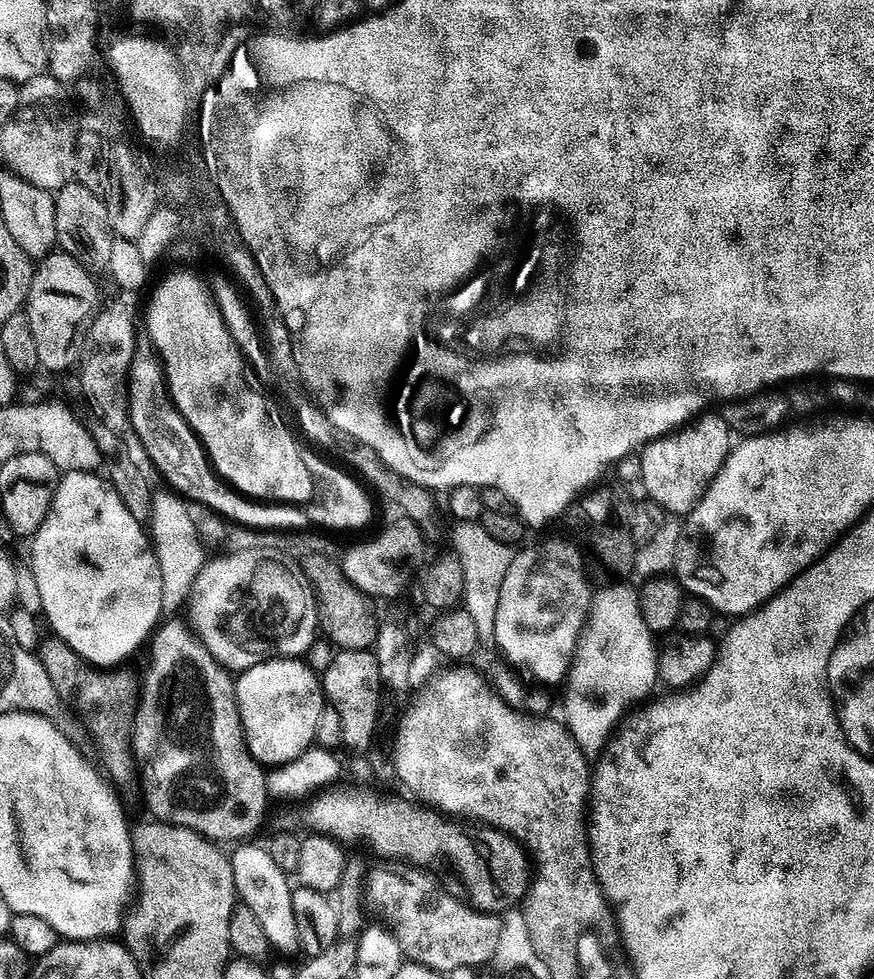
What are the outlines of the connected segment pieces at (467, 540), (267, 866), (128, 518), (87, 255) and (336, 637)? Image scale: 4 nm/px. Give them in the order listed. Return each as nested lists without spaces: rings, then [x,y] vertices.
[[[458,520],[451,525],[454,559],[462,566],[462,582],[464,583],[464,599],[462,611],[470,614],[474,627],[478,630],[481,641],[491,641],[494,634],[494,614],[498,611],[498,593],[502,591],[502,578],[506,578],[506,570],[514,555],[513,545],[496,540],[486,531],[483,523]]]
[[[240,842],[235,845],[236,848],[230,852],[228,861],[230,862],[230,870],[234,874],[234,890],[236,891],[236,899],[239,903],[250,906],[250,911],[254,914],[254,918],[258,918],[258,923],[262,926],[262,934],[266,934],[269,945],[273,949],[276,948],[280,952],[300,952],[300,943],[298,942],[297,927],[293,923],[292,908],[292,889],[293,881],[290,879],[289,873],[282,871],[274,863],[274,858],[270,858],[270,854],[263,847],[260,848],[256,844],[244,844],[248,842]]]
[[[66,472],[61,475],[54,498],[50,502],[50,510],[38,526],[38,530],[30,538],[32,544],[32,568],[30,574],[34,582],[38,584],[38,593],[41,595],[41,610],[43,619],[48,619],[48,624],[53,628],[55,639],[66,642],[70,650],[74,650],[88,664],[97,670],[111,670],[123,665],[124,660],[128,660],[136,651],[145,647],[146,641],[151,637],[154,629],[162,620],[162,572],[158,570],[158,558],[156,549],[146,531],[145,525],[130,510],[126,510],[126,502],[118,498],[118,494],[113,490],[111,483],[103,475],[96,472]]]
[[[75,180],[66,183],[59,189],[55,193],[54,199],[56,241],[61,251],[70,253],[79,264],[89,271],[105,271],[115,240],[109,224],[105,199]]]
[[[307,556],[302,560],[302,566],[304,566],[303,579],[312,595],[316,597],[316,612],[320,615],[319,631],[337,649],[371,649],[376,642],[378,627],[378,620],[372,617],[373,601],[350,583],[346,574],[342,574],[339,563],[335,559]]]

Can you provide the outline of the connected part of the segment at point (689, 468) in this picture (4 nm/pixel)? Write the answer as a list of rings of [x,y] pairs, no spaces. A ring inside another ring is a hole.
[[[712,410],[705,411],[697,415],[694,422],[669,432],[667,436],[659,436],[640,449],[642,474],[639,483],[644,484],[645,494],[653,500],[651,503],[657,509],[665,508],[677,518],[683,517],[702,498],[733,444],[733,433],[723,415],[716,413],[715,416]]]

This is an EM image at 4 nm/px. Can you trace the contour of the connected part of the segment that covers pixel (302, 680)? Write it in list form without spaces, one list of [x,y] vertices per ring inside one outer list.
[[[300,658],[263,660],[235,677],[236,701],[246,746],[265,766],[285,764],[313,747],[318,714],[326,703],[321,677]]]

